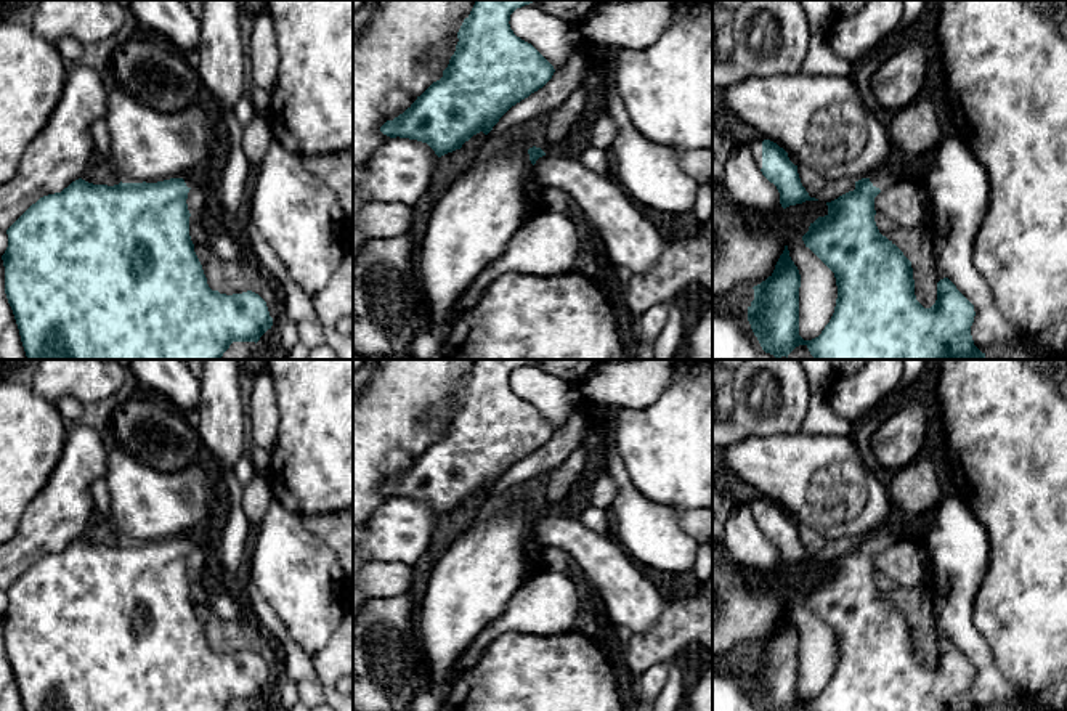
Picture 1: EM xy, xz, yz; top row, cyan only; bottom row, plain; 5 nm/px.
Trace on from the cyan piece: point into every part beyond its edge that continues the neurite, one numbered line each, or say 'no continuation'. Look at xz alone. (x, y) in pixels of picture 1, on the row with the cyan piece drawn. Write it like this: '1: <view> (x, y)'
1: xz (624, 236)

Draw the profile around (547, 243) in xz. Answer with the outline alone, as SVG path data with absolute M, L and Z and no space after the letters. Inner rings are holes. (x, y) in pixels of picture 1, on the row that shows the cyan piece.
M565 209L539 212L523 221L499 258L491 262L457 302L456 313L472 310L485 289L501 274L565 274L587 246L582 225Z

